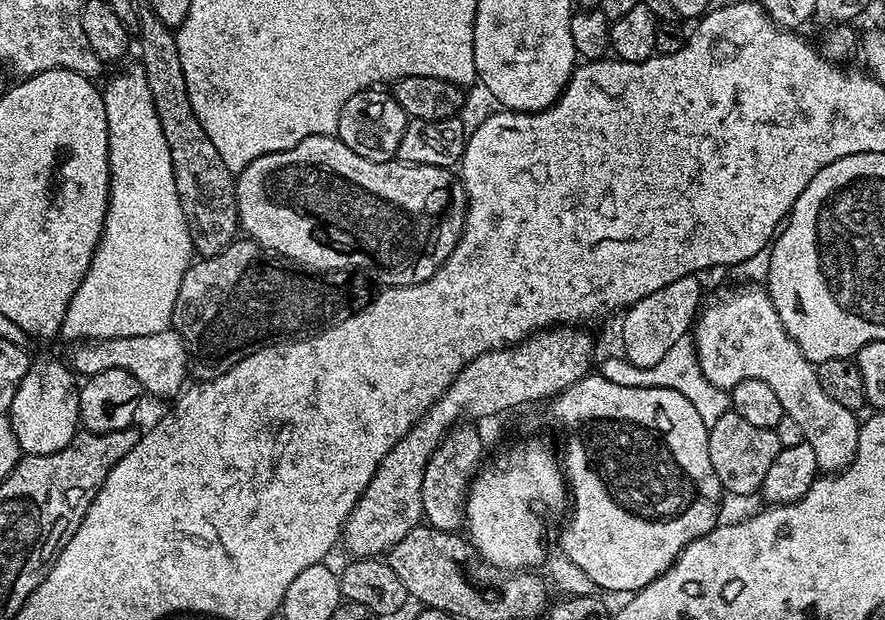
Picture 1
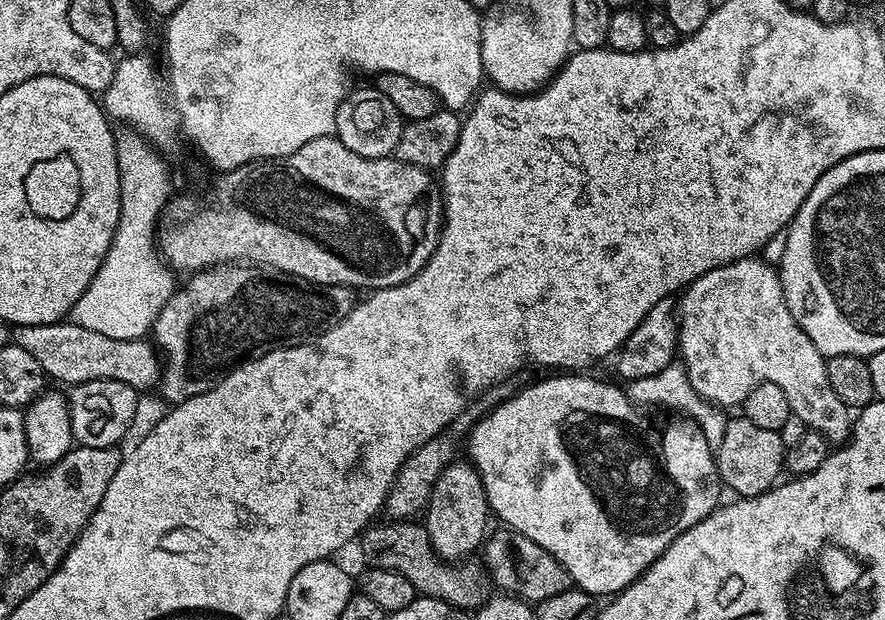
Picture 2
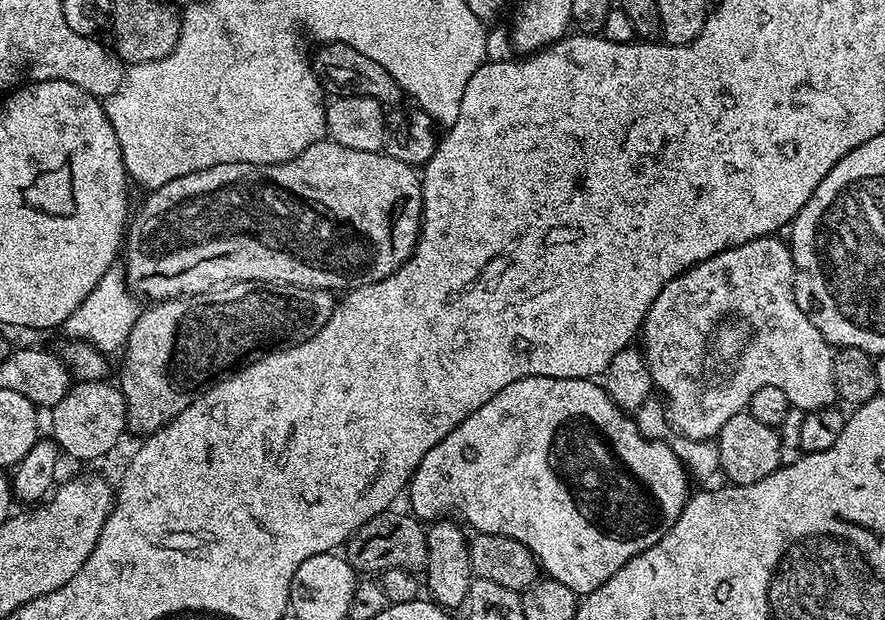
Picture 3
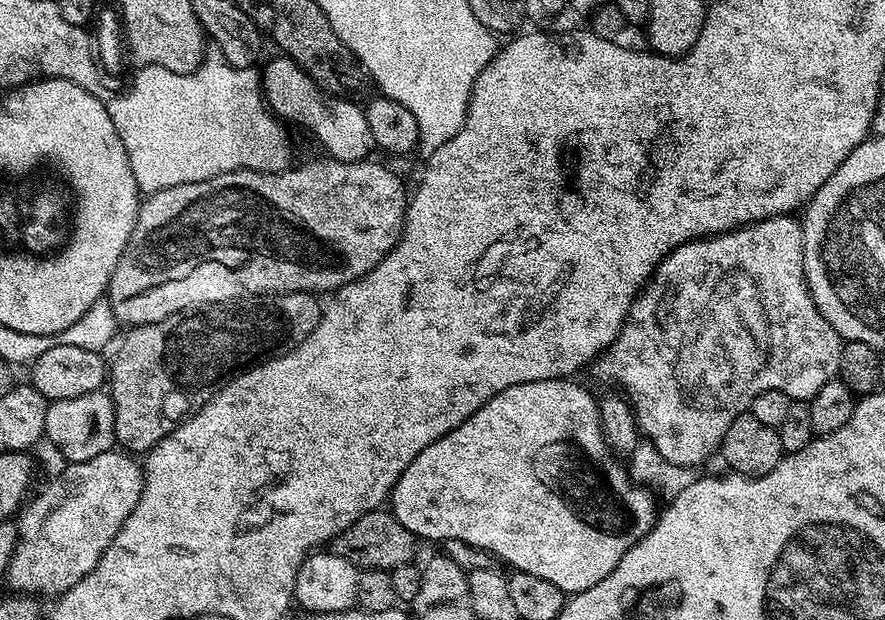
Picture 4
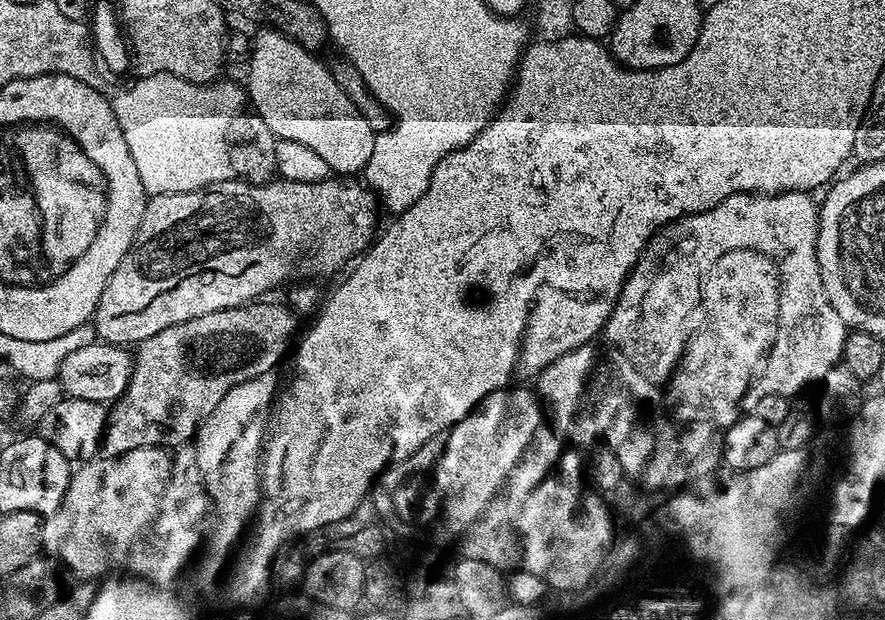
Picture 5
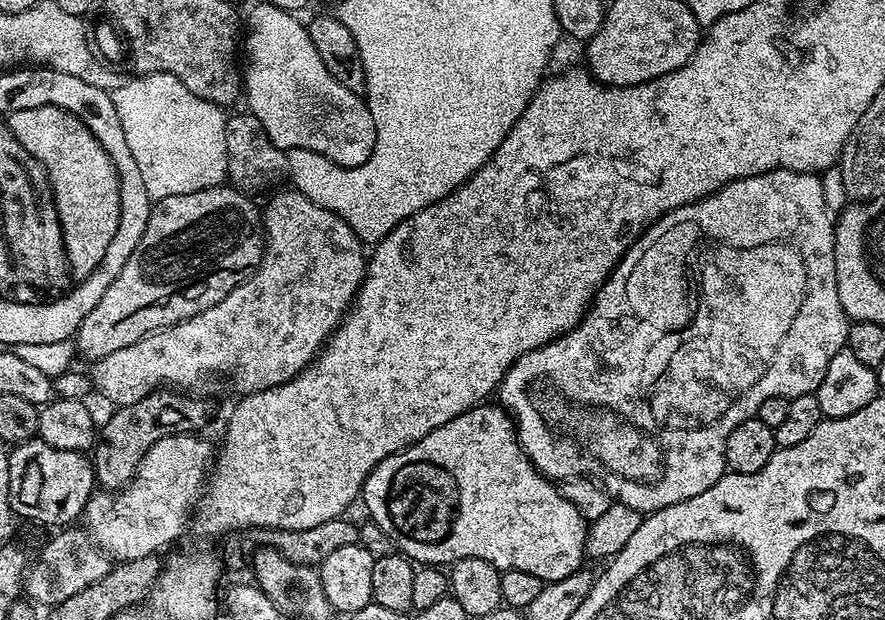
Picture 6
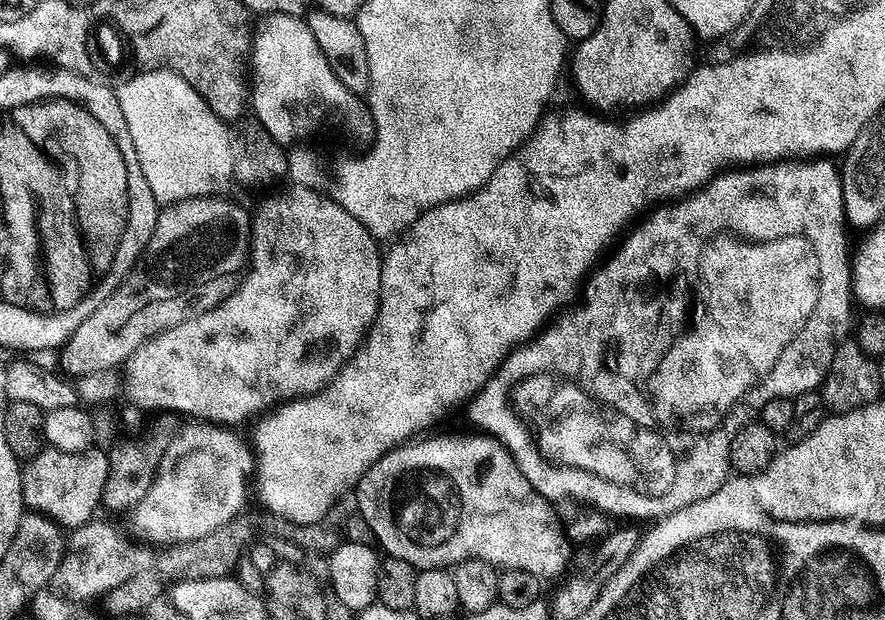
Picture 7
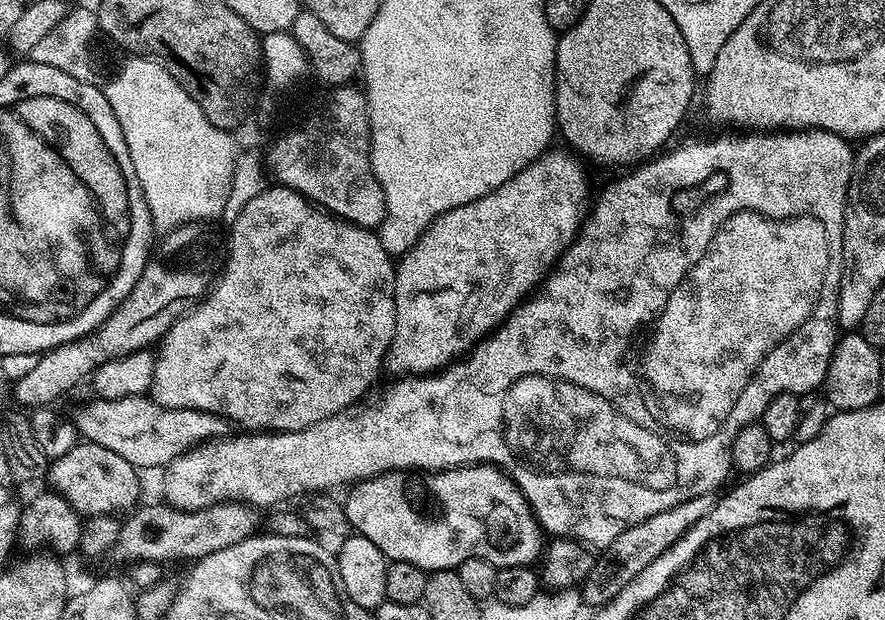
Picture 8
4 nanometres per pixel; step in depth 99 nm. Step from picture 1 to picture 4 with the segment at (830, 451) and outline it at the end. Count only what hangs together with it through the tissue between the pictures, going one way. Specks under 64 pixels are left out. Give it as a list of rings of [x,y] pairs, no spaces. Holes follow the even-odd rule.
[[[795,215],[768,216],[765,220],[743,225],[732,232],[722,232],[719,236],[710,236],[703,240],[691,240],[678,246],[658,265],[656,273],[645,284],[644,291],[630,306],[628,317],[624,320],[616,341],[592,361],[590,373],[592,372],[593,378],[601,380],[604,384],[617,384],[621,388],[617,389],[632,405],[636,427],[642,433],[643,439],[649,440],[658,450],[658,454],[662,454],[665,465],[677,464],[680,468],[692,468],[695,464],[710,459],[712,455],[715,457],[719,453],[720,443],[726,438],[726,430],[730,430],[730,422],[745,415],[751,409],[753,398],[762,394],[762,390],[782,390],[782,394],[786,394],[792,400],[811,401],[812,397],[818,394],[818,390],[826,386],[826,382],[837,379],[842,341],[834,326],[830,326],[830,322],[822,318],[818,306],[814,306],[814,298],[808,289],[804,273],[803,229],[803,223]],[[732,268],[736,268],[736,280],[716,280],[716,276],[724,276],[724,272],[732,272]],[[762,310],[770,320],[770,336],[774,340],[770,362],[768,358],[762,358]]]

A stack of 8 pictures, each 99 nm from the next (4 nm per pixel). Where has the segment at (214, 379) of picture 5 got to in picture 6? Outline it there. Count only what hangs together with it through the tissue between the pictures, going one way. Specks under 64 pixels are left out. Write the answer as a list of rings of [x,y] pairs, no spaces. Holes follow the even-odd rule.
[[[176,390],[152,392],[142,402],[131,404],[129,408],[117,407],[108,421],[103,421],[98,432],[98,443],[95,445],[94,467],[96,483],[104,490],[125,488],[135,476],[146,450],[167,436],[196,434],[208,424],[208,416],[199,404],[199,399]]]

